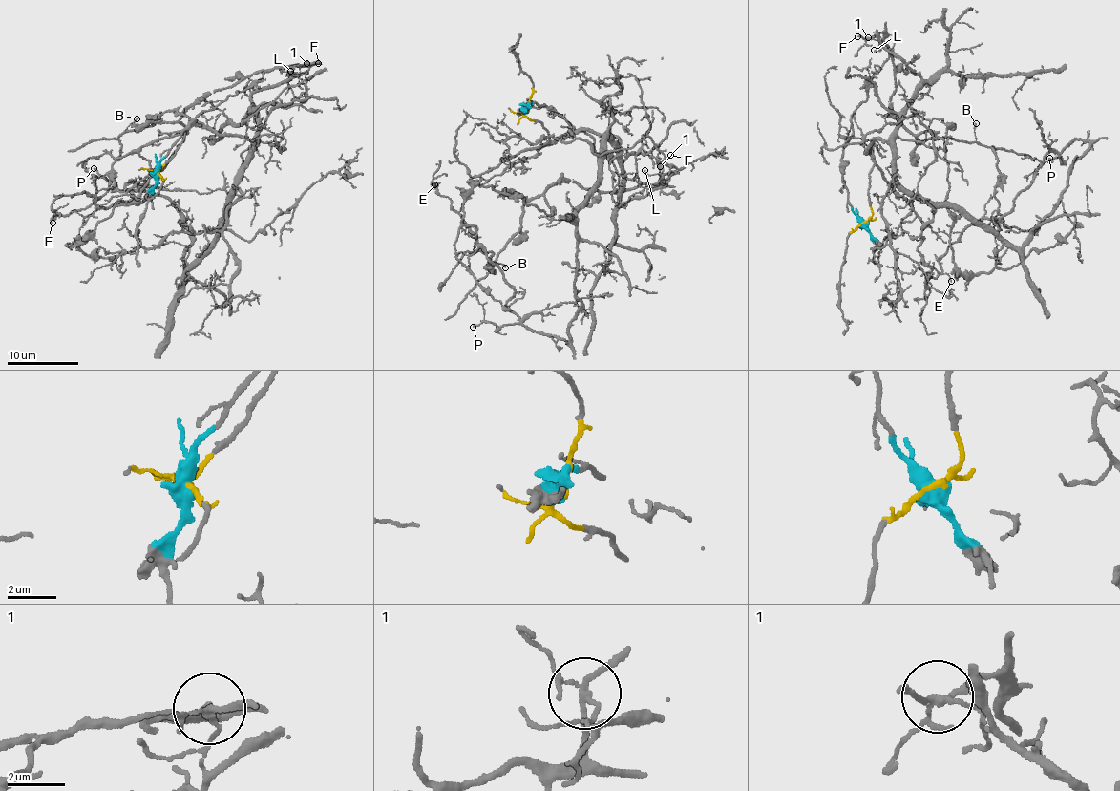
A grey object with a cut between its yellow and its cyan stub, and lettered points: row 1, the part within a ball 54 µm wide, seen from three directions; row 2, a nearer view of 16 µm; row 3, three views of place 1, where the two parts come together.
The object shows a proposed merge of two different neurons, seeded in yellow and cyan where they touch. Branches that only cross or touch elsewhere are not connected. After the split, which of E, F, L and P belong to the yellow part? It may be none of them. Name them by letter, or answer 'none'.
E, L, P

